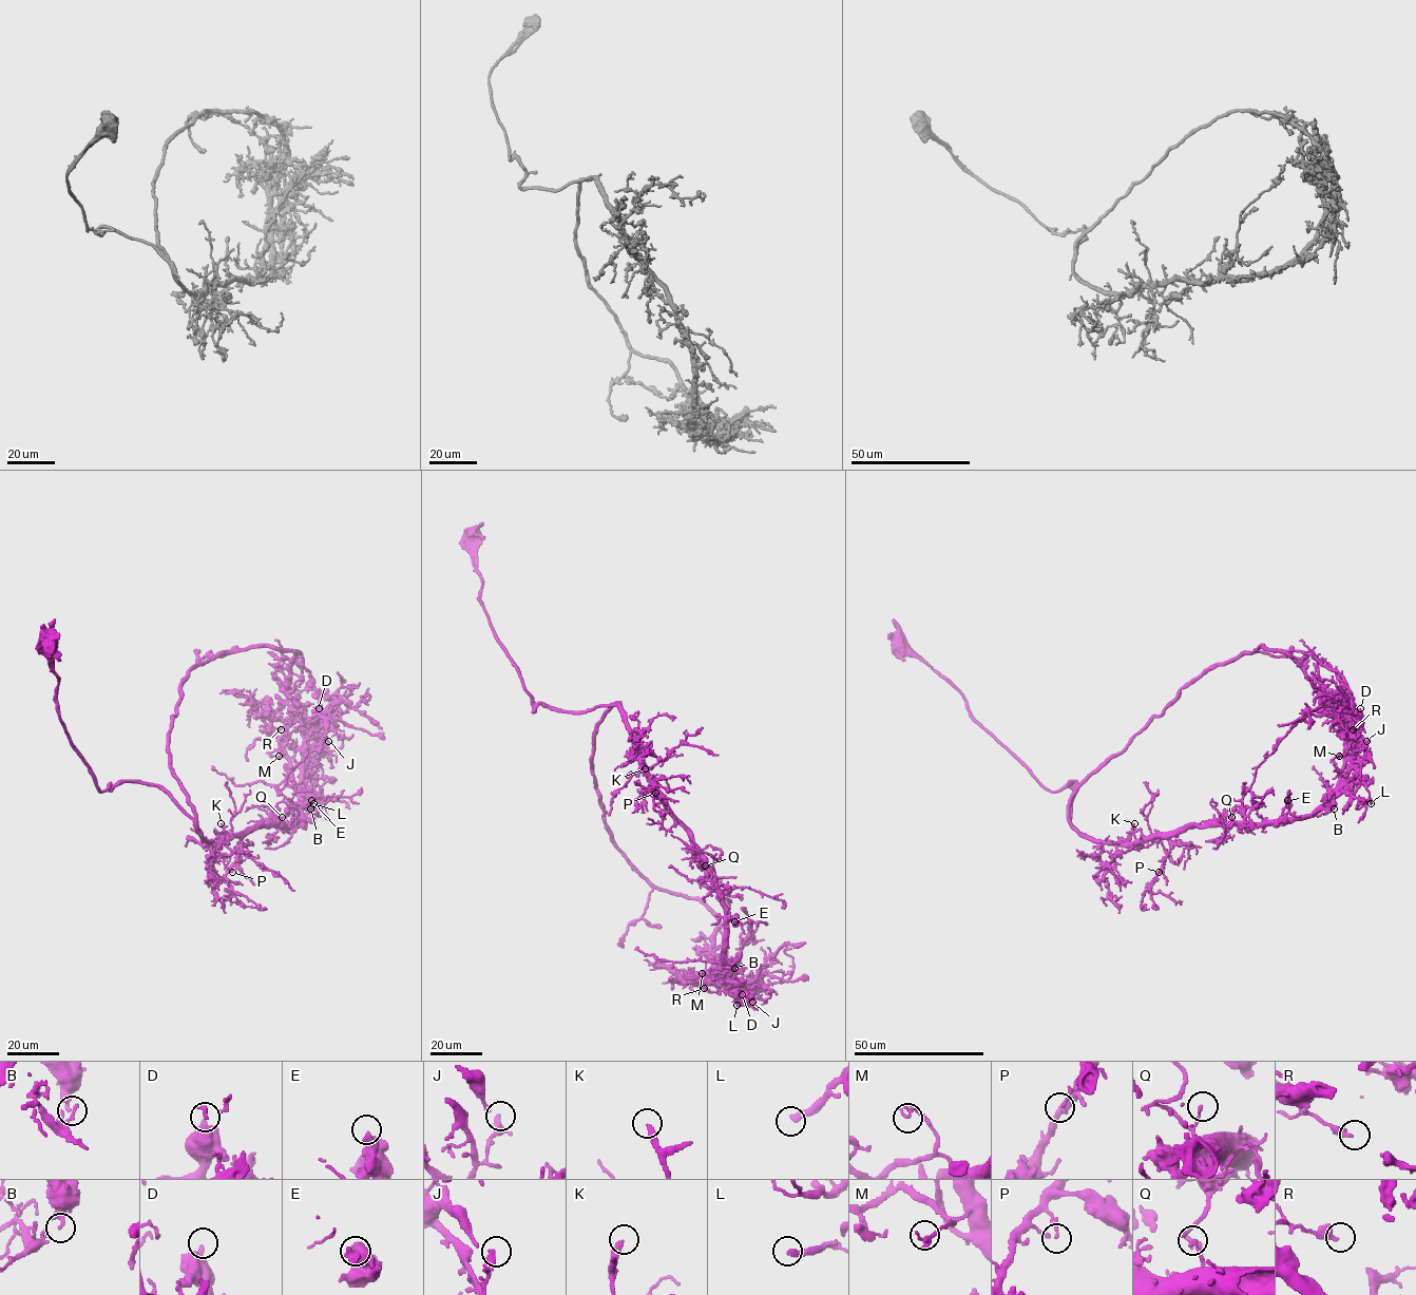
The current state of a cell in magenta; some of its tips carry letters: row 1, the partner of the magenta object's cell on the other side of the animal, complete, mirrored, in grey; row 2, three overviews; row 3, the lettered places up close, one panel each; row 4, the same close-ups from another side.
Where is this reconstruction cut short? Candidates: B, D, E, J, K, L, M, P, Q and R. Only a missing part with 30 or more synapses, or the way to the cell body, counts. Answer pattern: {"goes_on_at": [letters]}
{"goes_on_at": ["K"]}

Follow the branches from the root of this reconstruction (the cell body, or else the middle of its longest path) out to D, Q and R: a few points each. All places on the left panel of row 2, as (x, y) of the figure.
D: (49, 642), (57, 713), (96, 785), (157, 784), (209, 842), (301, 821), (319, 708)
Q: (49, 642), (57, 713), (101, 792), (125, 781), (157, 784), (209, 842), (282, 817)
R: (49, 642), (57, 713), (96, 785), (157, 784), (209, 842), (301, 821), (301, 794), (271, 728), (281, 729)

